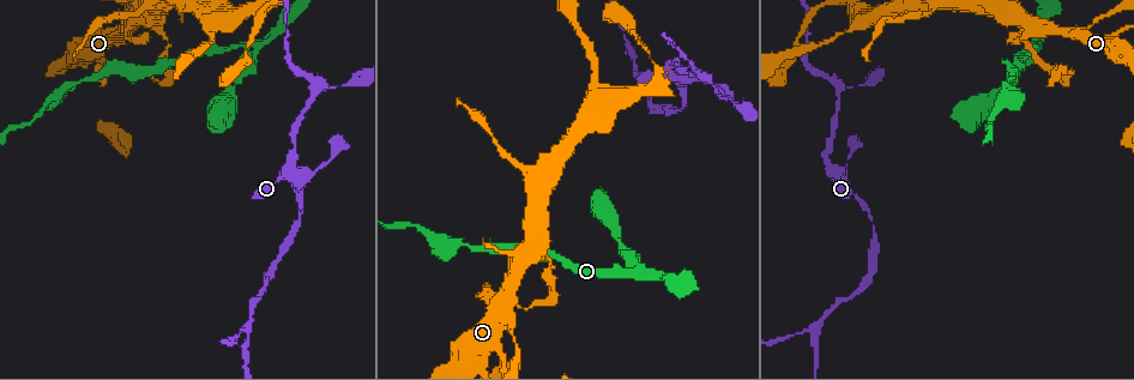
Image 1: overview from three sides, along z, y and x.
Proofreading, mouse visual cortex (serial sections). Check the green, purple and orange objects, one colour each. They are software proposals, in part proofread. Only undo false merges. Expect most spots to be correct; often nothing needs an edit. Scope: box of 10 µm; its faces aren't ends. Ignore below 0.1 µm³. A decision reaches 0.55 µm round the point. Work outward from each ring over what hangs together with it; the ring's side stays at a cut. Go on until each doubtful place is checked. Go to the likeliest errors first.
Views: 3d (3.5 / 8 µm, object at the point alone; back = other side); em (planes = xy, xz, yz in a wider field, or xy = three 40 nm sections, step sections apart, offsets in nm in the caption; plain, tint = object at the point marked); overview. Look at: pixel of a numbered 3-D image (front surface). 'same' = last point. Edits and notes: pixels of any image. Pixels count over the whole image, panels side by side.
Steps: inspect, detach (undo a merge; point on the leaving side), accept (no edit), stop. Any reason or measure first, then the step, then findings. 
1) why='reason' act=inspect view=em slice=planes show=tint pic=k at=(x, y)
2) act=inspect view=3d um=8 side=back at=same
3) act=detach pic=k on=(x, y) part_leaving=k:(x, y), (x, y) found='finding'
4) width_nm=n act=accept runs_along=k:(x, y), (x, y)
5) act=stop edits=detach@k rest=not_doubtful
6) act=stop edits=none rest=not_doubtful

why='thin neck' act=inspect view=3d um=3.5 pic=1 at=(548, 259)

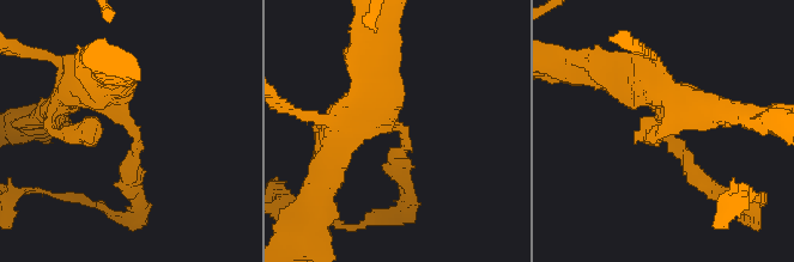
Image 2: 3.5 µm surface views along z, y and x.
arm_widths_nm=200,450 why='now the EM' act=inspect view=em slice=planes show=tint pic=2 at=(393, 128)

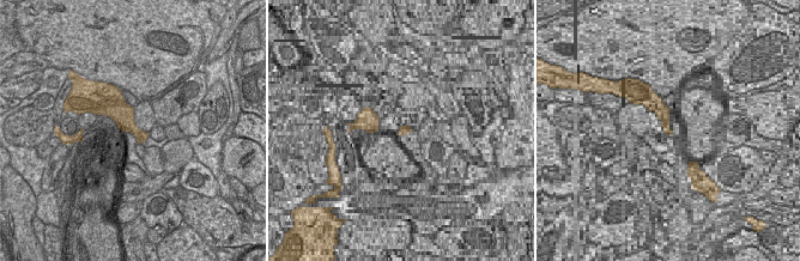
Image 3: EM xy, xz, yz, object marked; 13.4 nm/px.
act=accept runs_along=2:(74, 89), (119, 103), (137, 136), (129, 184) found='continuous, no second cell'

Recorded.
why='sharp bend' act=inspect view=3d um=3.5 pic=1 at=(629, 270)

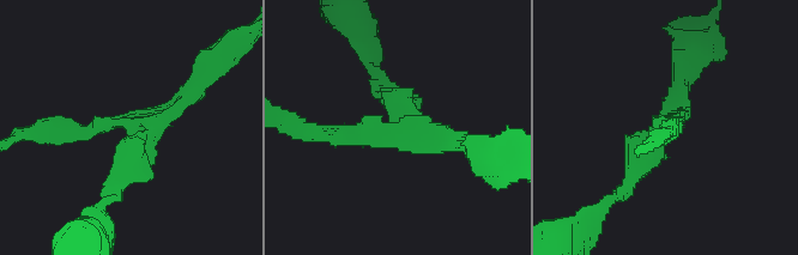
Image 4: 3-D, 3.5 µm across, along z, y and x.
arms=3 arm_widths_nm=200,200,350 act=inspect view=em slice=xy step=5 show=tint pic=4 at=(127, 123)

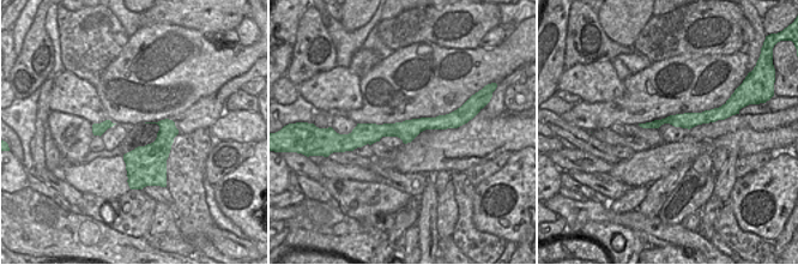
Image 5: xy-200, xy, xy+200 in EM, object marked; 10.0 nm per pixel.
width_nm=220 act=accept runs_along=5:(454, 124), (422, 124), (351, 138) found='continuous, no second cell'

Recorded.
why='sharp bend' act=inspect view=3d um=3.5 pic=1 at=(699, 77)

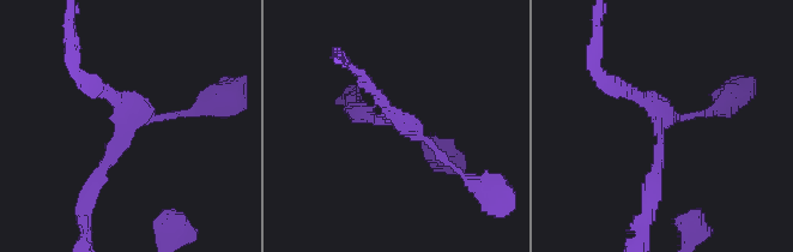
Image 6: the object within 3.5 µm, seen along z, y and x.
arms=3 arm_widths_nm=100,200,200 why='shape alone is not enough' act=inspect view=em slice=xy step=2 show=tint pic=6 at=(398, 122)

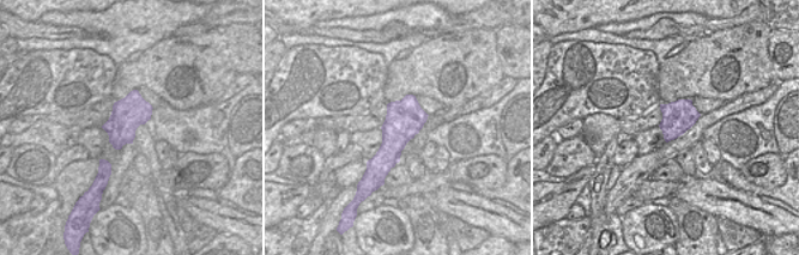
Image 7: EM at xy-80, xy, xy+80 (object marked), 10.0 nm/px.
act=accept runs_along=6:(91, 186), (132, 120), (194, 109) found='all the same cell'

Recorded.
why='three arms meet' act=inspect view=3d um=8 pic=1 at=(246, 326)

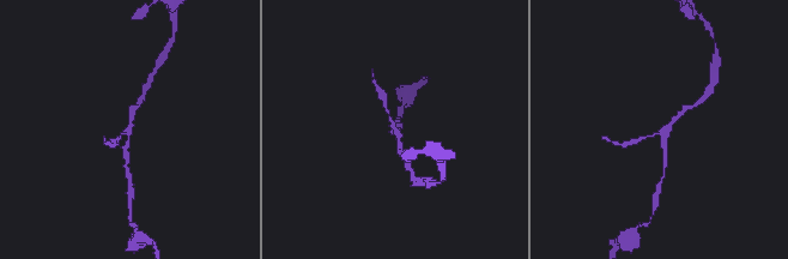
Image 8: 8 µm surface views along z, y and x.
why='zoom in' act=inspect view=3d um=3.5 at=same

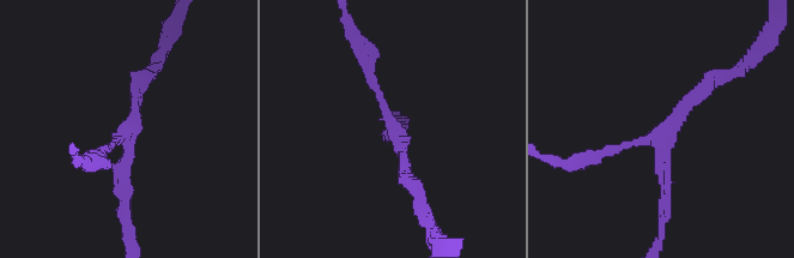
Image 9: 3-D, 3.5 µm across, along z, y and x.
arm_widths_nm=150,200,200 act=accept runs_along=9:(716, 76), (661, 134), (661, 216) found='continuous, no second cell'

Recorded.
act=stop edits=none rest=not_doubtful

